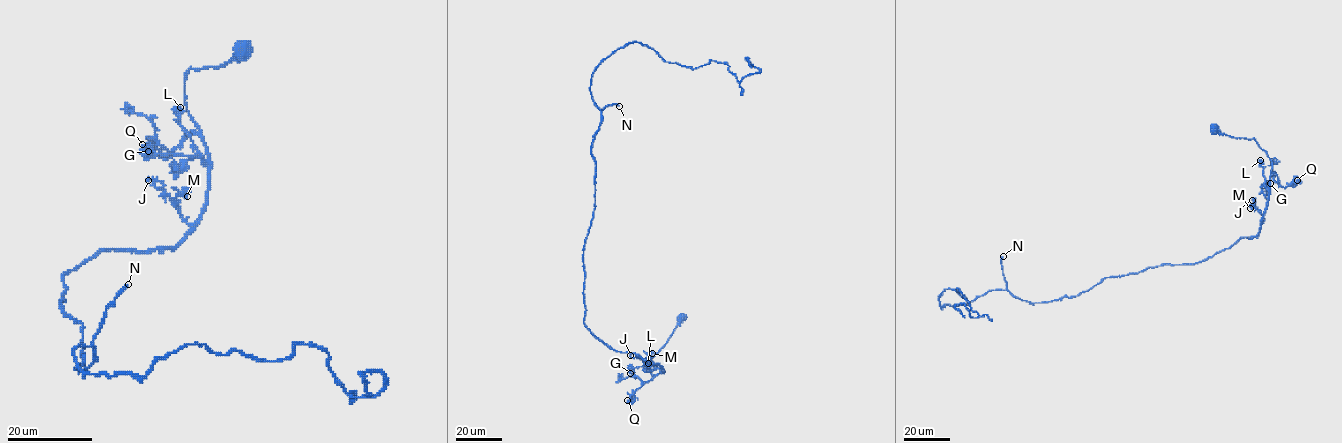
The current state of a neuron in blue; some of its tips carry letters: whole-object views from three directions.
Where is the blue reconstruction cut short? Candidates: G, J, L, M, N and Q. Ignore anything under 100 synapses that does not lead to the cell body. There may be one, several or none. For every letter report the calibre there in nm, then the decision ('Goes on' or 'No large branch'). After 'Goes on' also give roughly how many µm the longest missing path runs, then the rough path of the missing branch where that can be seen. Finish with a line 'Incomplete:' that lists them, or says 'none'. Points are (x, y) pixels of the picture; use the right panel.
G: Thickness 130 nm. No large branch
J: Thickness 240 nm. No large branch
L: Thickness 170 nm. No large branch
M: Thickness 240 nm. No large branch
N: Thickness 360 nm. Goes on. Missing length about 130 µm. Course of what is missing: (1003, 256), (998, 223), (1011, 208), (1031, 200), (1030, 162), (1047, 126), (1038, 79), (1049, 75), (1057, 99)
Q: Thickness 160 nm. No large branch
Incomplete: N

